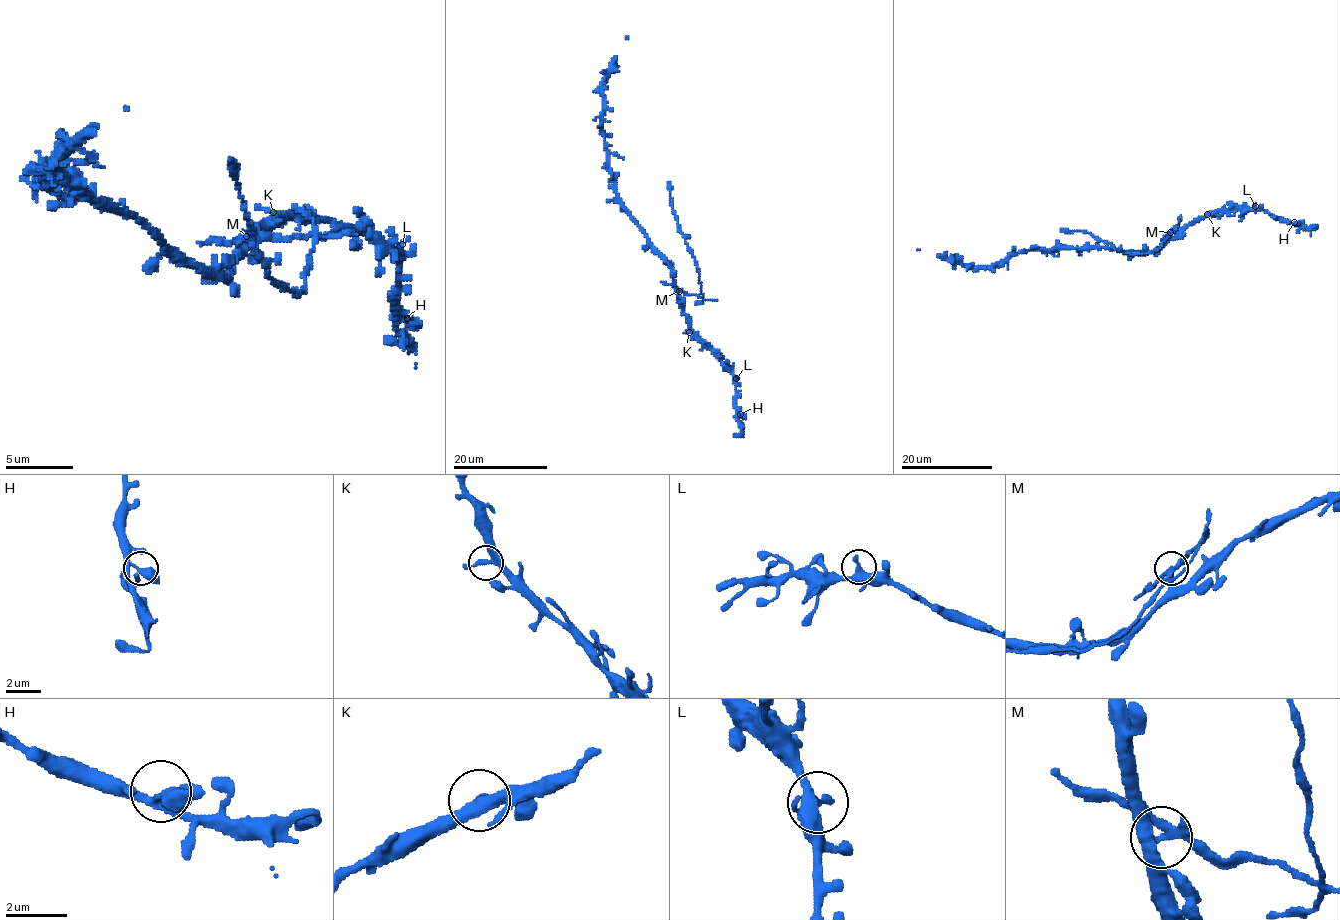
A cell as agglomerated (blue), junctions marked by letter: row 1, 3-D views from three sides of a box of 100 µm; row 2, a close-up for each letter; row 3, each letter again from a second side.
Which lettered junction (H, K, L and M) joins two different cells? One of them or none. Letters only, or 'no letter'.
M

